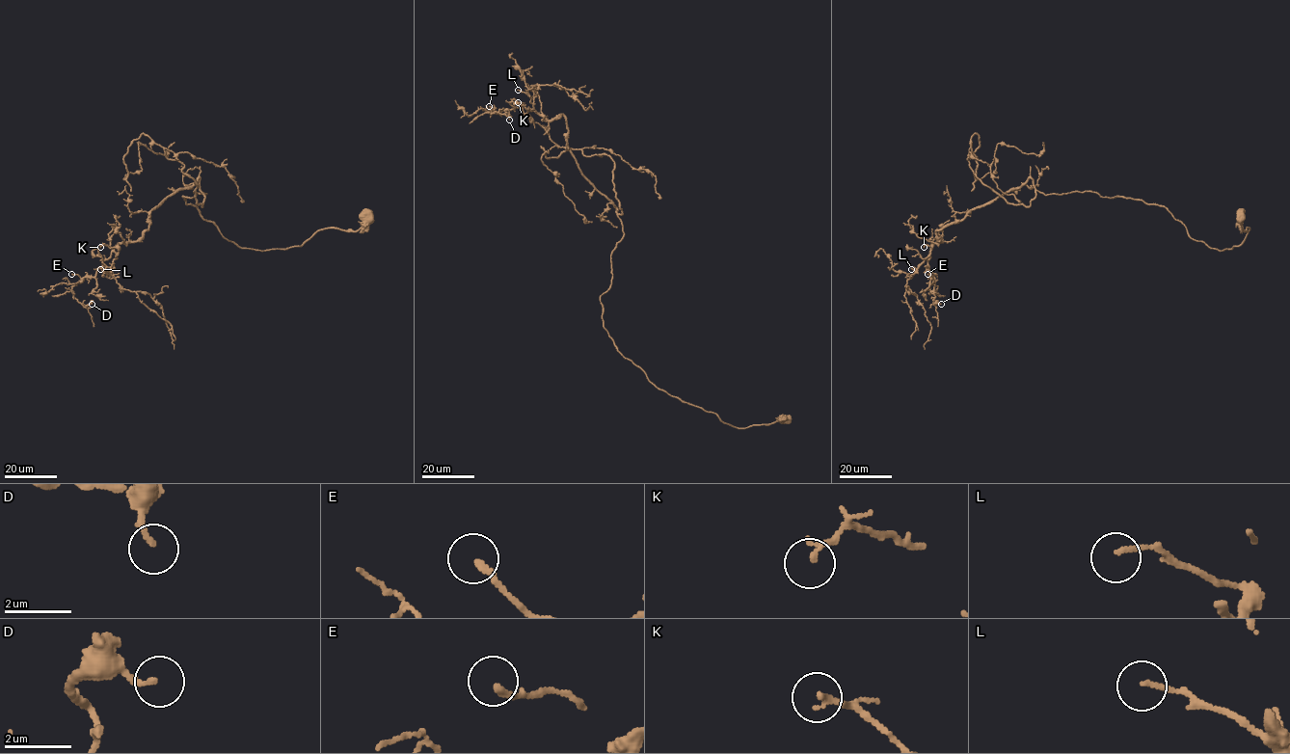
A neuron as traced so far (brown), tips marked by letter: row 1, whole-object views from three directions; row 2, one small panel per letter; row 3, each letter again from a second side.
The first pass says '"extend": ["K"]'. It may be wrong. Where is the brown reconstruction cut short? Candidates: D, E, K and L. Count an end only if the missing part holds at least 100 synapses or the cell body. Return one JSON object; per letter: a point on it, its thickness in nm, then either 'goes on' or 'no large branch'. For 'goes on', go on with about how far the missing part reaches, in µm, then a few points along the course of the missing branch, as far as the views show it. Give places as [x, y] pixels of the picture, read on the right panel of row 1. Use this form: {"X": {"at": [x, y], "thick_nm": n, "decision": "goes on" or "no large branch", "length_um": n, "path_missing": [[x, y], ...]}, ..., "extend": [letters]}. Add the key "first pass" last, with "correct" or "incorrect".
{"D": {"at": [941, 304], "thick_nm": 170, "decision": "no large branch"}, "E": {"at": [927, 274], "thick_nm": 190, "decision": "no large branch"}, "K": {"at": [924, 247], "thick_nm": 170, "decision": "no large branch"}, "L": {"at": [911, 269], "thick_nm": 140, "decision": "no large branch"}, "extend": [], "first pass": "incorrect"}

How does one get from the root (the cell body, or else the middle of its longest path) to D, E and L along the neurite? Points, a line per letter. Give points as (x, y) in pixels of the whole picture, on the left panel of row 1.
D: (367, 214), (300, 246), (241, 248), (186, 203), (206, 194), (199, 177), (71, 288), (92, 304)
E: (367, 214), (300, 246), (241, 248), (186, 203), (206, 194), (199, 177), (94, 277), (71, 274)
L: (367, 214), (357, 230), (320, 228), (300, 246), (241, 248), (186, 203), (206, 194), (199, 177), (100, 269)

